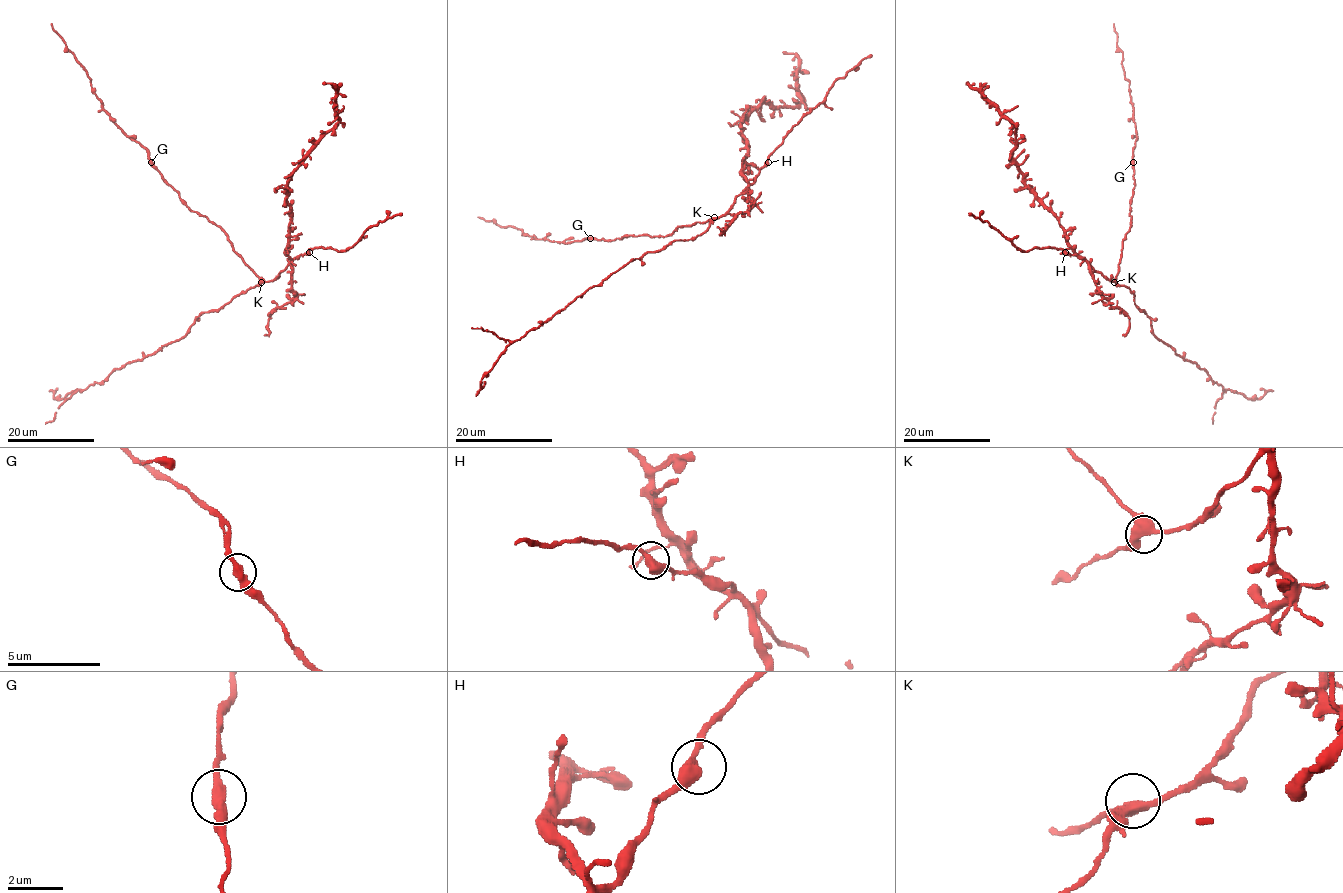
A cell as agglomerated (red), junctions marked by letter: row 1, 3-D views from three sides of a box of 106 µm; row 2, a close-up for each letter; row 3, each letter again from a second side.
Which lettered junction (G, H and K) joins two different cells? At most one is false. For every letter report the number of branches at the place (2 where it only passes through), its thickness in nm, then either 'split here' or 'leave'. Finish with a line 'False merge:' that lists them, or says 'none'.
G: 2 | 380 nm | leave
H: 2 | 420 nm | leave
K: 3 | 380 nm | leave
False merge: none

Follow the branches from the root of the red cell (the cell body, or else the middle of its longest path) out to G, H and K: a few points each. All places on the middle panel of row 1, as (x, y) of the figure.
G: (702, 223), (678, 227), (664, 237), (625, 235), (613, 240), (590, 238)
H: (702, 223), (723, 216), (768, 162)
K: (702, 223), (714, 217)

